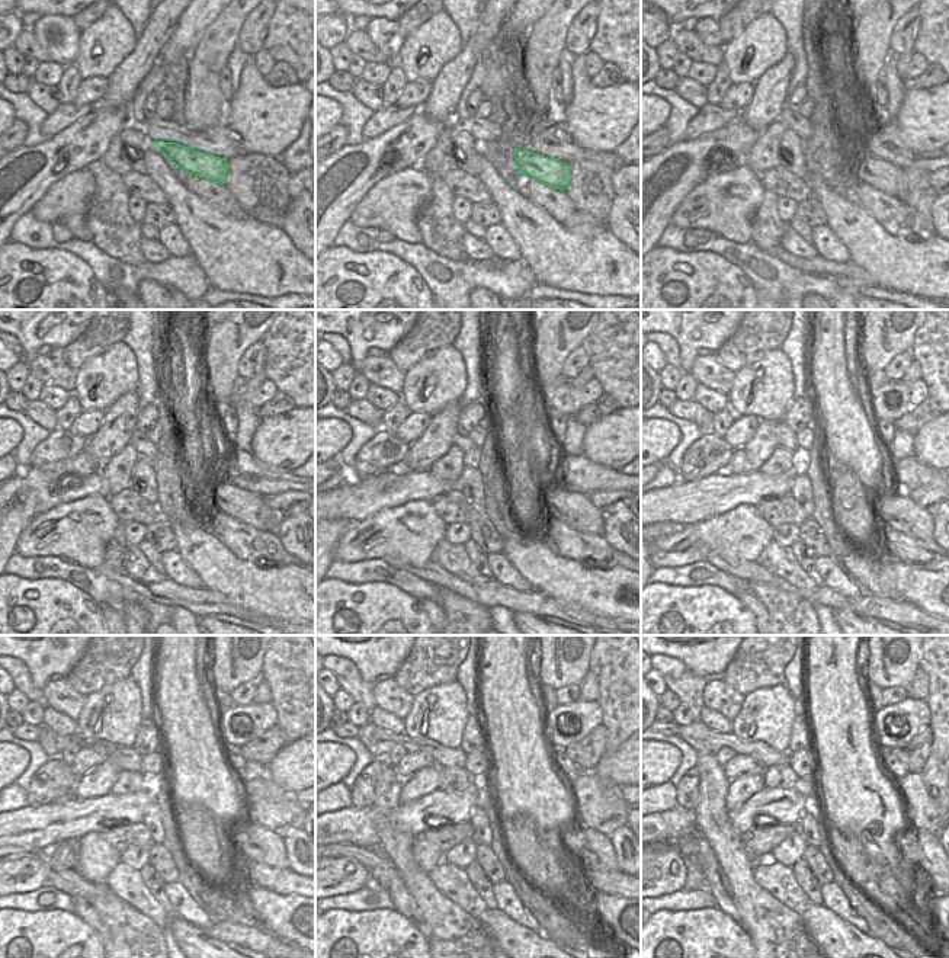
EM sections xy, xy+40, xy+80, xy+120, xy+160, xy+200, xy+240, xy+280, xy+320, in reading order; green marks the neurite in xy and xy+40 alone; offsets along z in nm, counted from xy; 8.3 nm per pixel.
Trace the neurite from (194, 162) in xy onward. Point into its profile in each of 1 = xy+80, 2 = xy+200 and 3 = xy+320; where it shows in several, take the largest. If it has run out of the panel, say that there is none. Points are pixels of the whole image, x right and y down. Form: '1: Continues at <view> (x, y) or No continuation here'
1: Continues at xy+80 (885, 176)
2: Continues at xy+200 (895, 509)
3: Continues at xy+320 (917, 845).

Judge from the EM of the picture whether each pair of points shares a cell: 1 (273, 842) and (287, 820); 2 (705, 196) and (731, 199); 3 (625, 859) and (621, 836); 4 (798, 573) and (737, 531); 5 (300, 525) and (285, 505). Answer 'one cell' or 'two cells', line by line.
1: two cells
2: one cell
3: one cell
4: two cells
5: two cells

